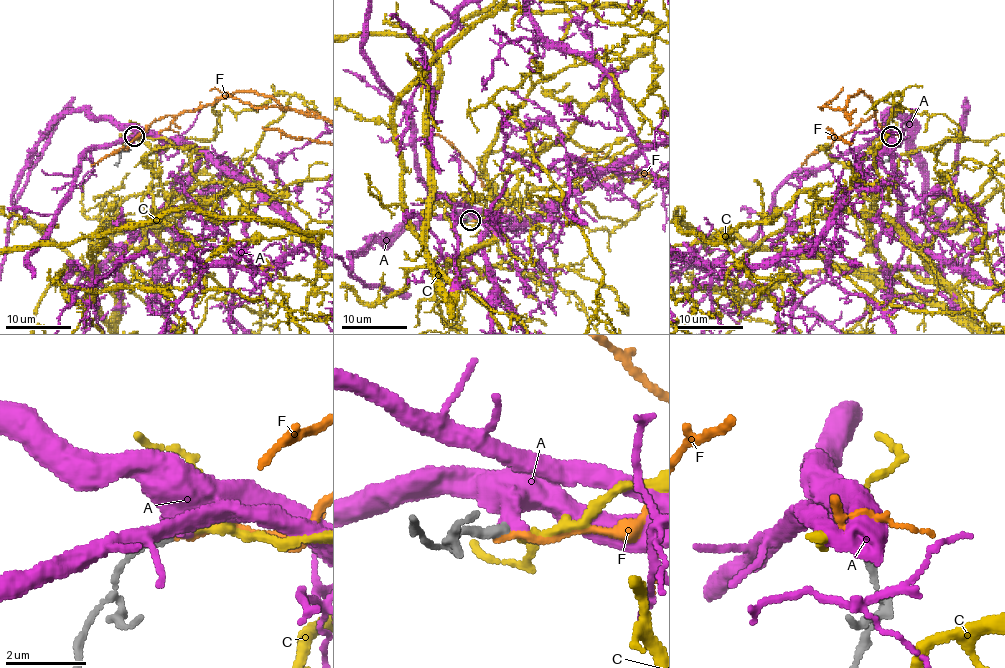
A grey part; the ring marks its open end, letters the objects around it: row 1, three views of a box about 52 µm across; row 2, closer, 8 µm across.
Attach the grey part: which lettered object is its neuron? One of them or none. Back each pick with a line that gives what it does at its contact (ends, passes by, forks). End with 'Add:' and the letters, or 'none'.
C: it passes by
Add: C

